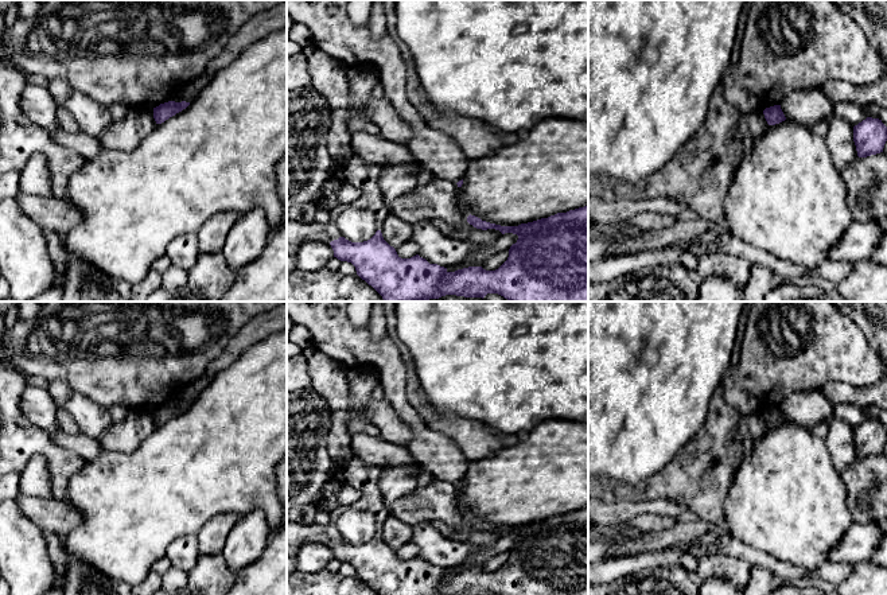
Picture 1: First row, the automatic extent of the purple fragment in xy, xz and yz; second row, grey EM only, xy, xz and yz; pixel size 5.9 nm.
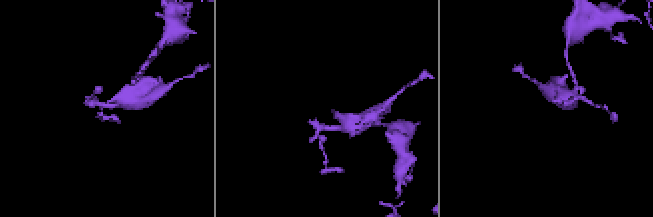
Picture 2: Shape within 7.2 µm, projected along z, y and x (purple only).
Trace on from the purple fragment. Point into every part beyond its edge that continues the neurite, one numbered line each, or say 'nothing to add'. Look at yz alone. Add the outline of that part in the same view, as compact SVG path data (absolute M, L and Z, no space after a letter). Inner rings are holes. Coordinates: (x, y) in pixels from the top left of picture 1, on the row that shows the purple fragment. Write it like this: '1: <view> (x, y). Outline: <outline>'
nothing to add

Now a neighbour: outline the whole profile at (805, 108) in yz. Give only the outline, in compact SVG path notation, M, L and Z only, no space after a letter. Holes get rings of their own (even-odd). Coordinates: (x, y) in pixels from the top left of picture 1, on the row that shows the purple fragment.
M820 89L797 90L781 101L786 121L812 128L833 114L833 104Z

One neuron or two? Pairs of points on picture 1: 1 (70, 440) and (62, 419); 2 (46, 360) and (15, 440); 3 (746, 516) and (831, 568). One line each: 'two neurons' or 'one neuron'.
1: two neurons
2: two neurons
3: two neurons

